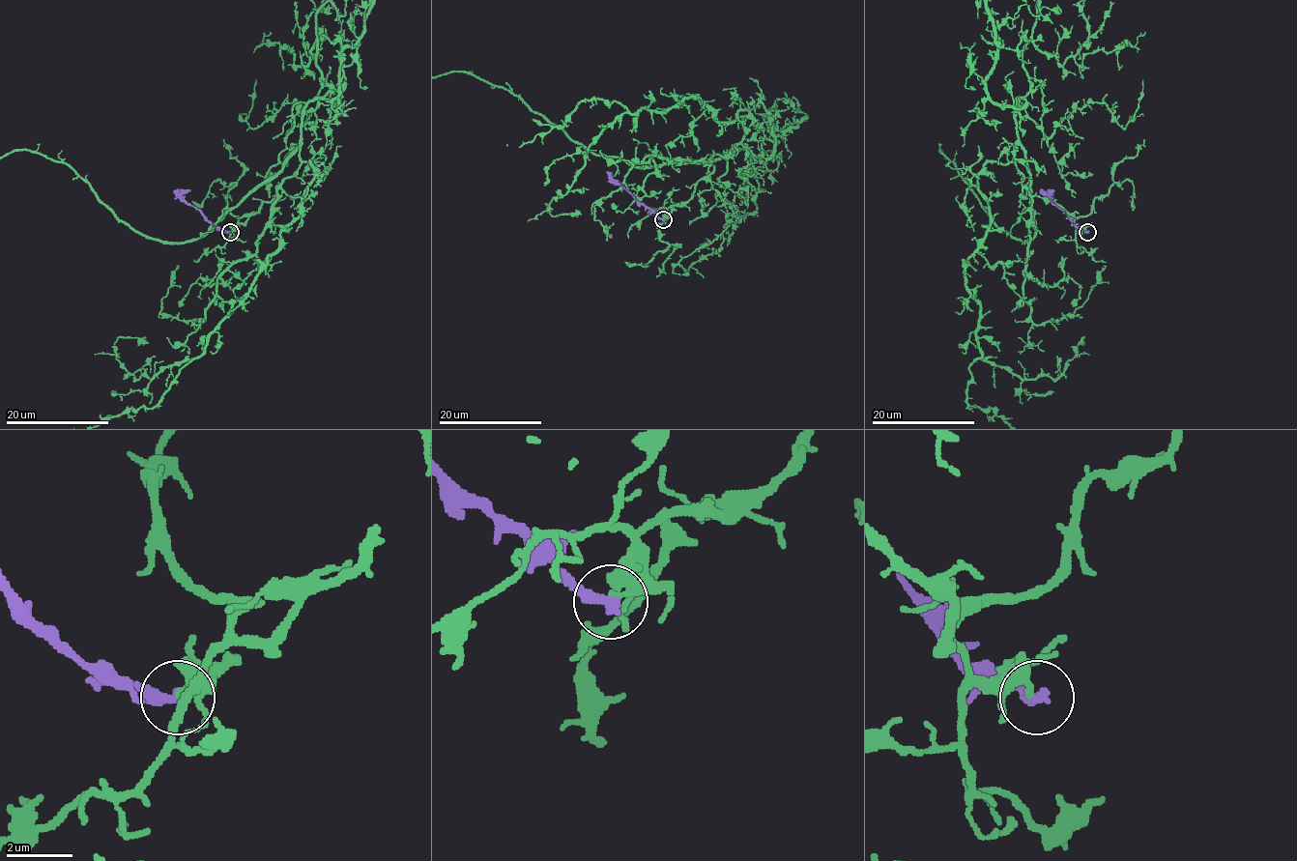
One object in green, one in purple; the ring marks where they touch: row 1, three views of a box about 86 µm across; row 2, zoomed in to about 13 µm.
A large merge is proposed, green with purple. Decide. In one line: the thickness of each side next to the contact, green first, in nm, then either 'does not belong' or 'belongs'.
calibres 170 and 320 nm; does not belong

